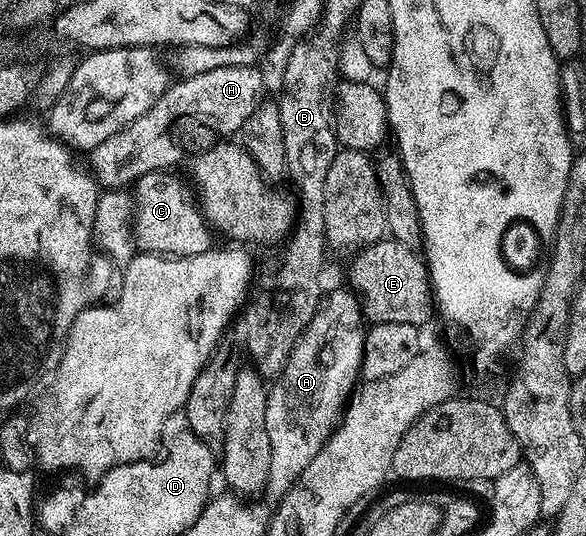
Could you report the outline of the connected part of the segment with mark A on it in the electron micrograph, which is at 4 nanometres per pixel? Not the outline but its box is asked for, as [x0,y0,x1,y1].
[264,289,366,499]

